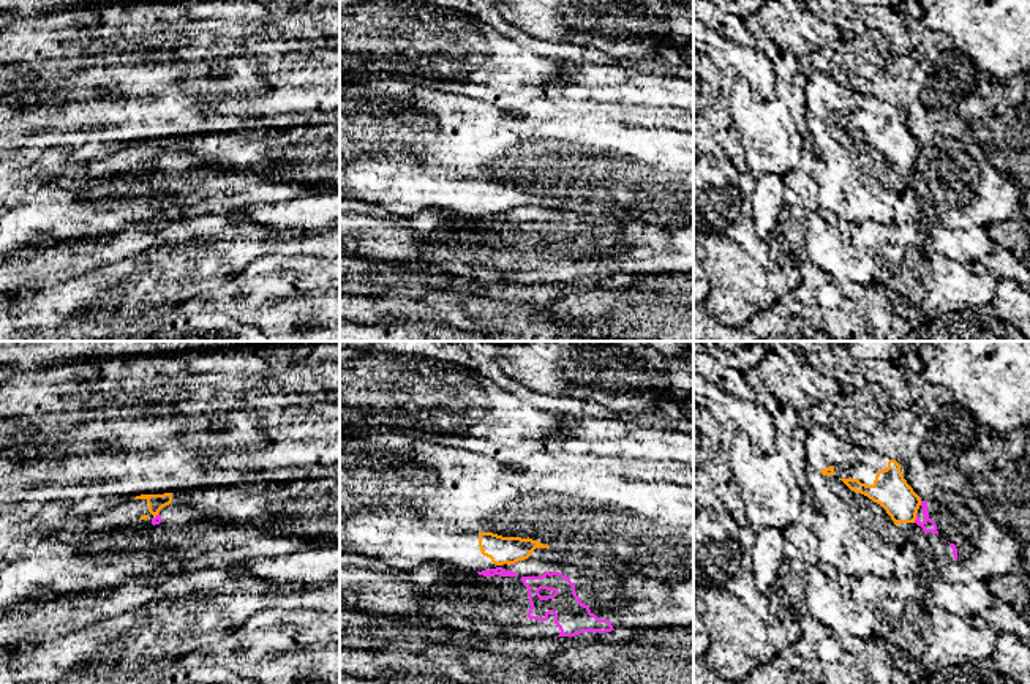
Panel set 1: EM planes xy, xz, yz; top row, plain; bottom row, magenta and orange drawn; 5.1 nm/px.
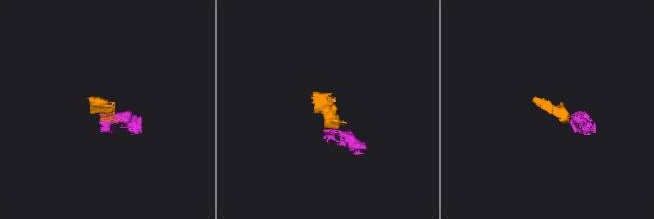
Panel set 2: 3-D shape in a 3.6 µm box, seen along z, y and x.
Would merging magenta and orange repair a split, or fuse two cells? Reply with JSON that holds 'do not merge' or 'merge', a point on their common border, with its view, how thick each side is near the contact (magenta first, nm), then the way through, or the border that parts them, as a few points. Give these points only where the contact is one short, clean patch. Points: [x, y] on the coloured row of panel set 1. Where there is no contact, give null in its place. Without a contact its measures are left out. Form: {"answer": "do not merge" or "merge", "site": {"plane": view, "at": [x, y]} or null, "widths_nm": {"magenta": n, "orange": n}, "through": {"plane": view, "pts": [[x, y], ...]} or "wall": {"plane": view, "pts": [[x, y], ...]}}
{"answer": "do not merge", "site": {"plane": "yz", "at": [917, 517]}, "widths_nm": {"magenta": 70, "orange": 180}, "wall": {"plane": "yz", "pts": [[917, 512], [913, 522]]}}

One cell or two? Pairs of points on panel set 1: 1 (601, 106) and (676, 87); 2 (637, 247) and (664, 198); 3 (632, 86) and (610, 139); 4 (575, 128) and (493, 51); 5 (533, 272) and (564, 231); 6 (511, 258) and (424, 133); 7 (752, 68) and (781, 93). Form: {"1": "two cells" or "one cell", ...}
{"1": "two cells", "2": "two cells", "3": "two cells", "4": "two cells", "5": "one cell", "6": "two cells", "7": "one cell"}

